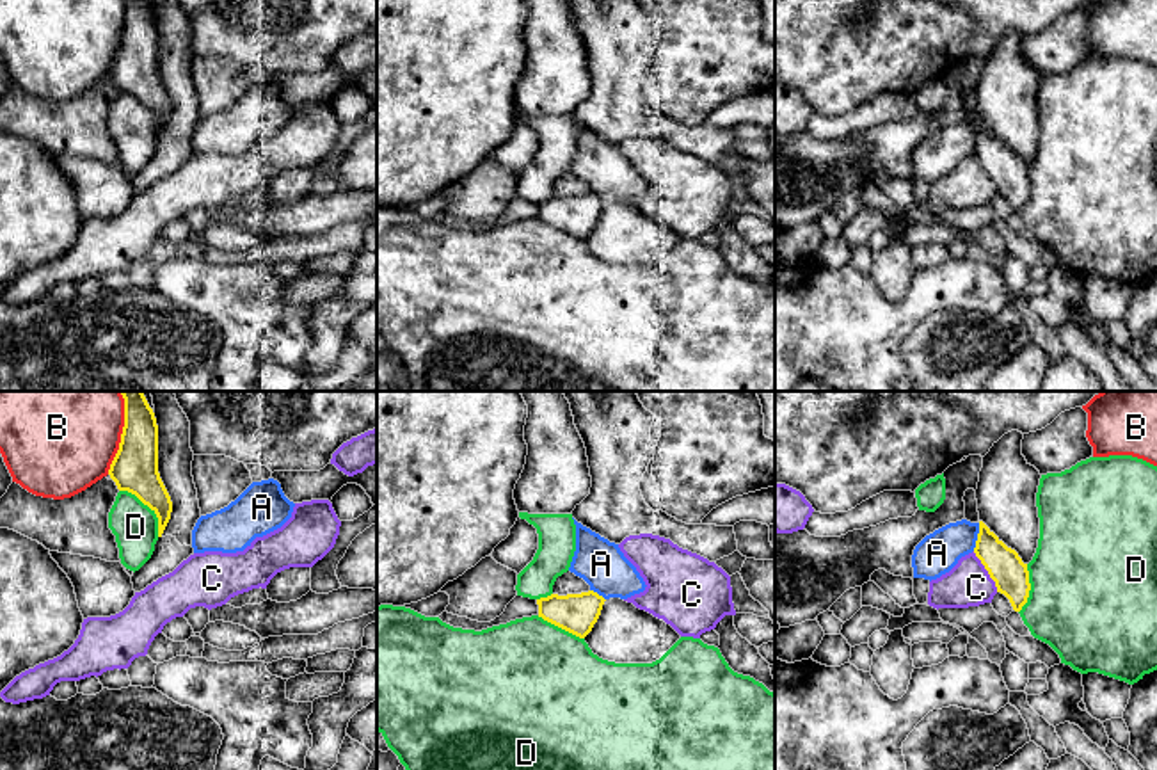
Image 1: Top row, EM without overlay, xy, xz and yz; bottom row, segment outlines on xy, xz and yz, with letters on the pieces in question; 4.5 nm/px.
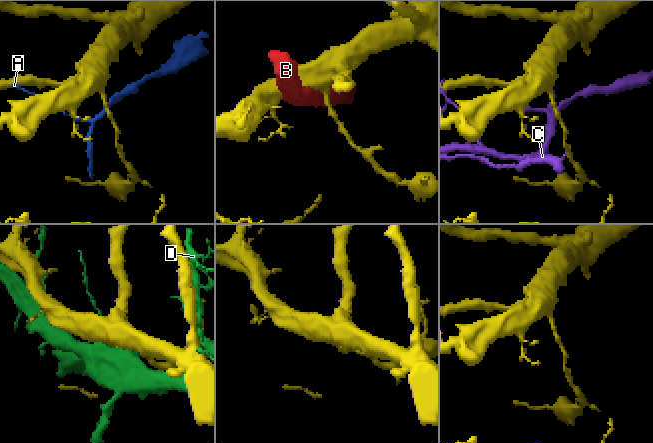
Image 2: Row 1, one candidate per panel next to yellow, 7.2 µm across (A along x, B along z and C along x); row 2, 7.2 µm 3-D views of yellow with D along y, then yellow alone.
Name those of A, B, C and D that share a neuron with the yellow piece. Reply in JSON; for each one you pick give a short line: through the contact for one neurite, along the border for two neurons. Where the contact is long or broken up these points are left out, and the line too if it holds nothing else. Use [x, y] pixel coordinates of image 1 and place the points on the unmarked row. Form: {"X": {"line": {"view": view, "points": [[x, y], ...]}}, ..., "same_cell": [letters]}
{"same_cell": []}

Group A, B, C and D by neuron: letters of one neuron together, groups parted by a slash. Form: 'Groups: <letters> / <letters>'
Groups: A / B / C / D

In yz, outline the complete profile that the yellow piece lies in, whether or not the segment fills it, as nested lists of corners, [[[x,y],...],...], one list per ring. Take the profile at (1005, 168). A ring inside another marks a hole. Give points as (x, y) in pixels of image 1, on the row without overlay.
[[[979,123],[974,155],[995,183],[997,194],[1009,201],[1015,213],[1020,213],[1031,192],[1027,165],[983,123]]]

